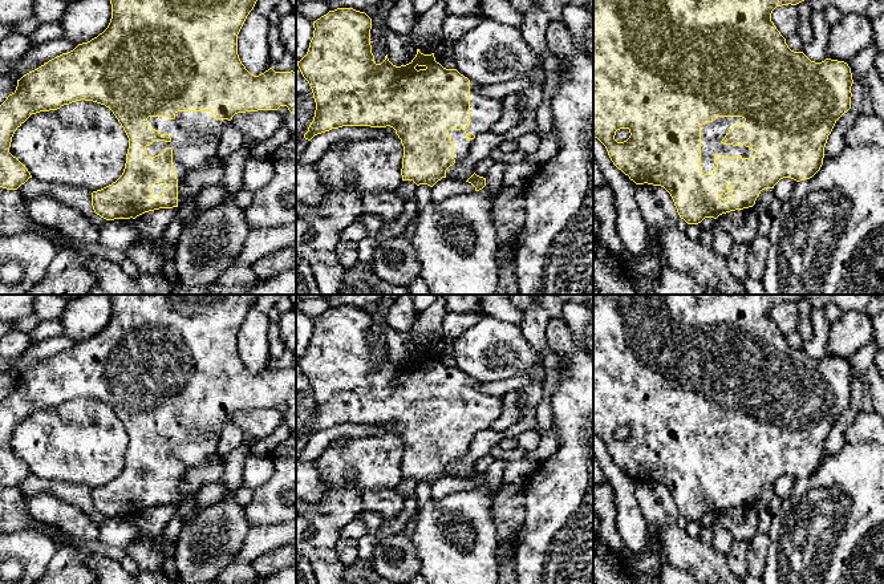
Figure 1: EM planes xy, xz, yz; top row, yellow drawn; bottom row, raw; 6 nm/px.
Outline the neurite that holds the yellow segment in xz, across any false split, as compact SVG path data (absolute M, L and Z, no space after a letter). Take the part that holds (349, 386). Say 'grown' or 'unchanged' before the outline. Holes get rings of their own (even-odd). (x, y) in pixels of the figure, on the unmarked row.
grown | M337 305L313 319L313 325L308 349L297 358L316 400L313 418L304 431L308 438L317 431L342 423L390 423L404 443L402 478L433 484L438 478L446 475L446 467L450 463L467 454L474 435L491 429L503 411L500 397L484 394L480 390L483 382L470 378L457 366L443 365L435 358L434 350L423 352L417 346L415 354L401 364L393 362L386 352L385 357L377 361L370 342L372 316L365 309Z

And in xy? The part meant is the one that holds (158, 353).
grown | M108 295L111 316L108 325L88 340L62 350L17 377L16 388L0 402L0 484L17 487L31 470L9 450L15 429L40 409L57 407L76 398L93 398L109 405L129 435L122 473L92 490L92 503L106 518L137 514L183 502L181 484L188 470L212 463L223 426L238 410L277 407L287 403L284 417L296 433L296 369L251 372L238 352L238 332L259 295Z

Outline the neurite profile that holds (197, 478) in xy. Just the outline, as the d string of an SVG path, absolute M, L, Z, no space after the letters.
M218 461L210 465L198 466L188 470L181 484L183 500L187 496L199 492L206 484L219 482L223 474L224 474L224 462Z

